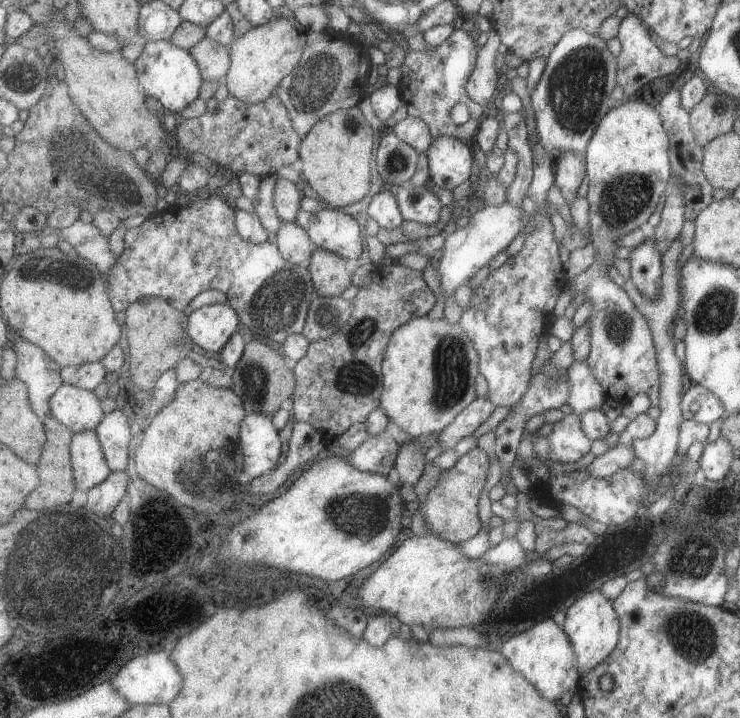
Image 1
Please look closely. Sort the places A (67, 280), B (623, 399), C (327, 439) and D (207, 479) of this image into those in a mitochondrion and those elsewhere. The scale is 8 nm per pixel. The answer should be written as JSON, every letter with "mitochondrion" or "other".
{"A":"mitochondrion","B":"other","C":"other","D":"mitochondrion"}

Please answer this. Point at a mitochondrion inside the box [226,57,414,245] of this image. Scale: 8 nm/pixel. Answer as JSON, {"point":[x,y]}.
{"point":[350,123]}

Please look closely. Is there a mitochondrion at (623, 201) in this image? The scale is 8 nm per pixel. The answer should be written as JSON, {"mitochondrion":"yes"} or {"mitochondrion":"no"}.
{"mitochondrion":"yes"}

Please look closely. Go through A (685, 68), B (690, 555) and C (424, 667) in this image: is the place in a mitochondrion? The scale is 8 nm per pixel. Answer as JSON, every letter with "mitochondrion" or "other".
{"A":"other","B":"mitochondrion","C":"other"}

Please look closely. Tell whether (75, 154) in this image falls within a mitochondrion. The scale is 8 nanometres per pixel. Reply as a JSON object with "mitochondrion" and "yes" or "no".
{"mitochondrion":"yes"}

